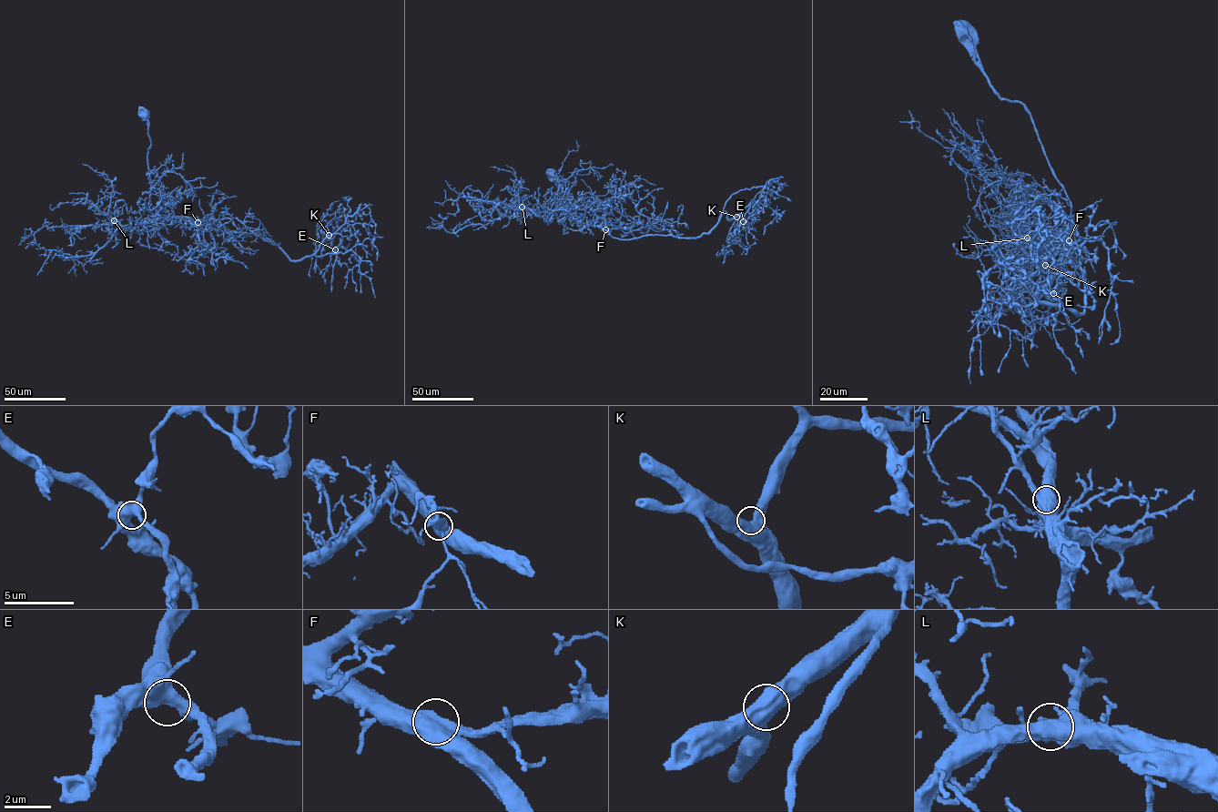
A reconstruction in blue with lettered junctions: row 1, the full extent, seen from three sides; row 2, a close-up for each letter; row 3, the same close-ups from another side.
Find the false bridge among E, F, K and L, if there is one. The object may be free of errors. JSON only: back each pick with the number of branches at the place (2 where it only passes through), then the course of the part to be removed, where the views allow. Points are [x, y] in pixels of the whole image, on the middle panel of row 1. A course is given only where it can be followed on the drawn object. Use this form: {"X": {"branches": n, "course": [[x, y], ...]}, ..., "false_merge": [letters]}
{"false_merge": []}

